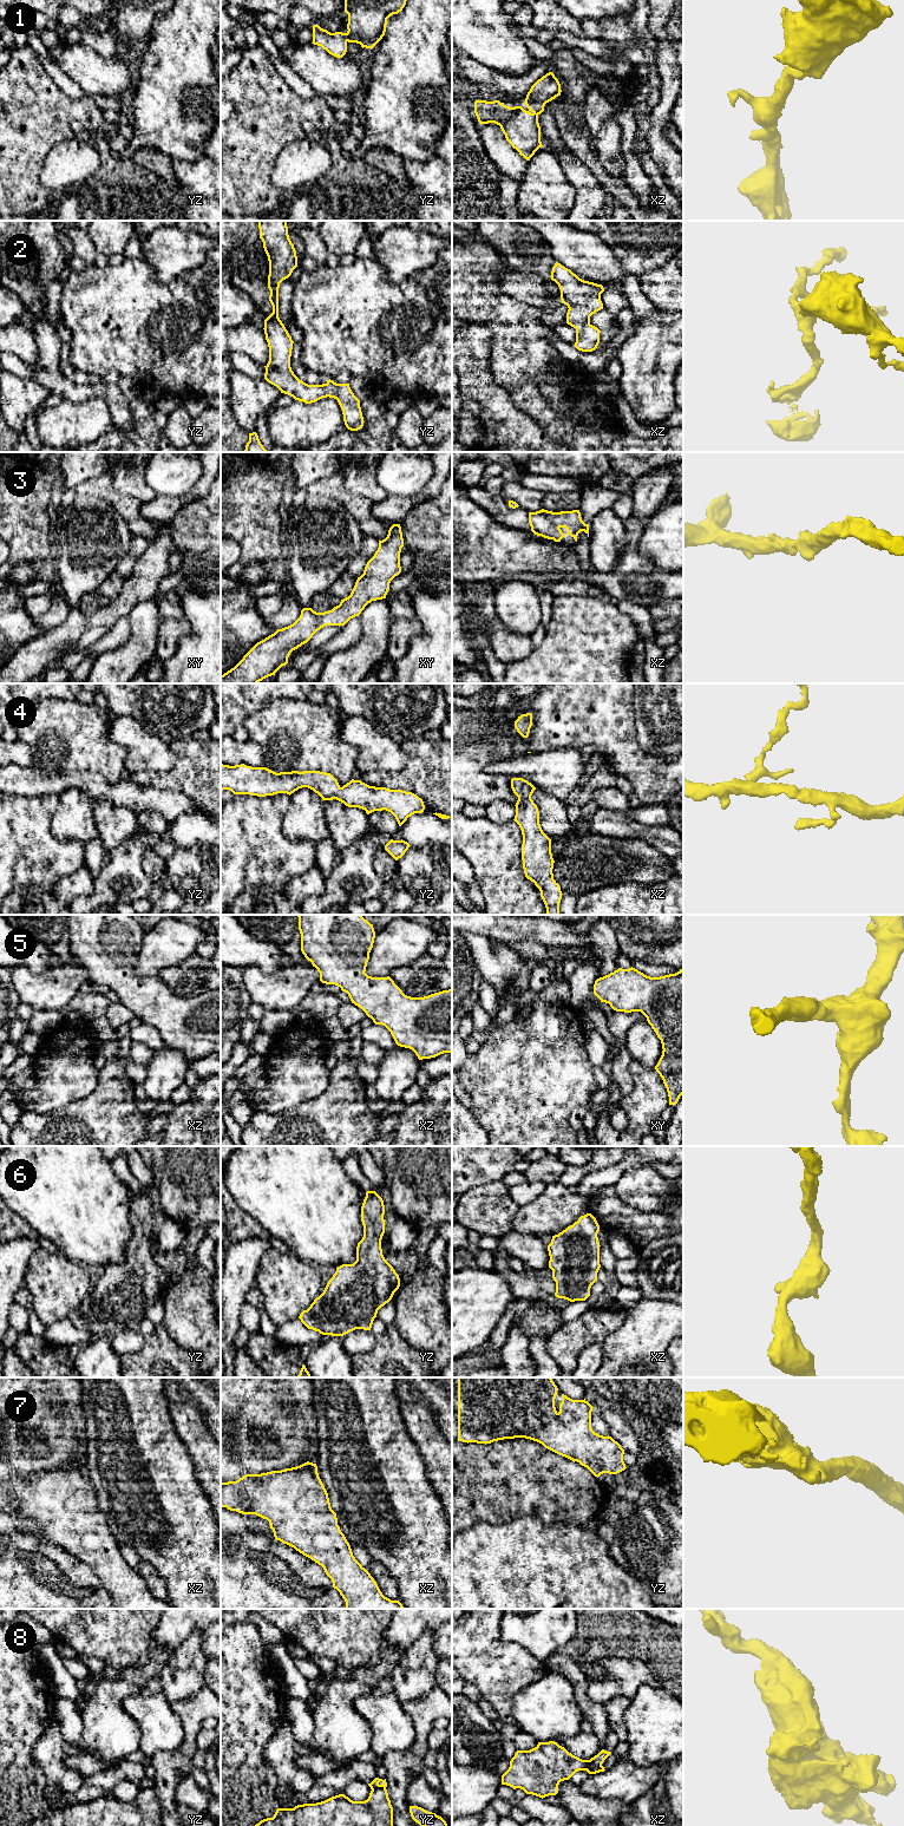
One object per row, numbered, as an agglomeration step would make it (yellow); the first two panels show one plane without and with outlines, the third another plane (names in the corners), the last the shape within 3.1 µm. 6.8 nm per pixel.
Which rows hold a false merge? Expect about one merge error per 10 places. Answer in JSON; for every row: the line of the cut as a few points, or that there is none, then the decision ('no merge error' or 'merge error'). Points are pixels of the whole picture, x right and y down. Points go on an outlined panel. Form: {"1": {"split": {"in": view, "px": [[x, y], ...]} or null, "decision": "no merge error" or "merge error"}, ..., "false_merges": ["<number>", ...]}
{"1": {"split": null, "decision": "no merge error"}, "2": {"split": null, "decision": "no merge error"}, "3": {"split": null, "decision": "no merge error"}, "4": {"split": null, "decision": "no merge error"}, "5": {"split": null, "decision": "no merge error"}, "6": {"split": null, "decision": "no merge error"}, "7": {"split": null, "decision": "no merge error"}, "8": {"split": {"in": "yz", "px": [[385, 1787], [374, 1787], [372, 1789]]}, "decision": "merge error"}, "false_merges": ["8"]}

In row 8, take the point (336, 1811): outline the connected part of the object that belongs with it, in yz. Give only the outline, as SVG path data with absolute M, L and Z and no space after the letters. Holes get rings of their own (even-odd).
M373 1788L365 1801L353 1801L339 1794L316 1804L277 1808L273 1818L263 1819L255 1826L393 1826L393 1807L386 1788Z

